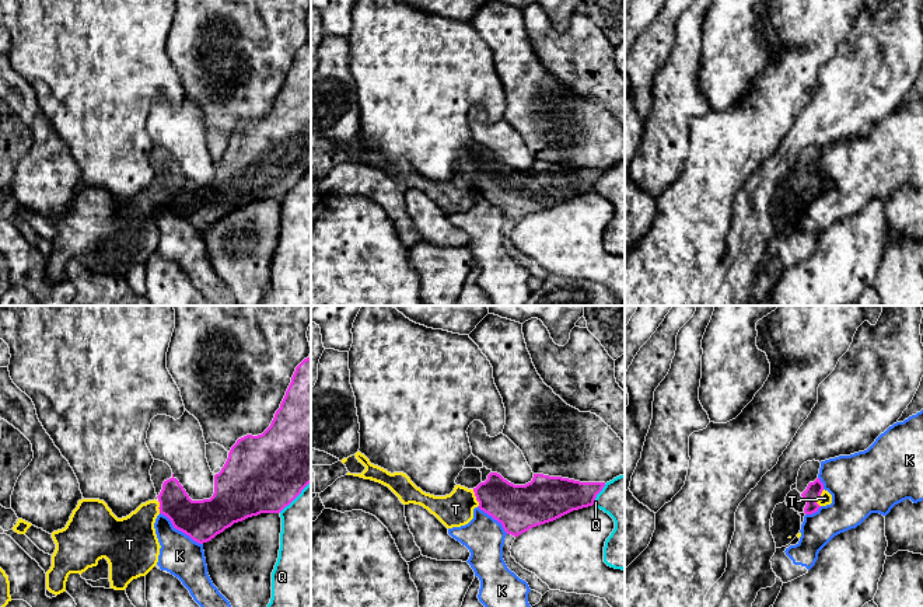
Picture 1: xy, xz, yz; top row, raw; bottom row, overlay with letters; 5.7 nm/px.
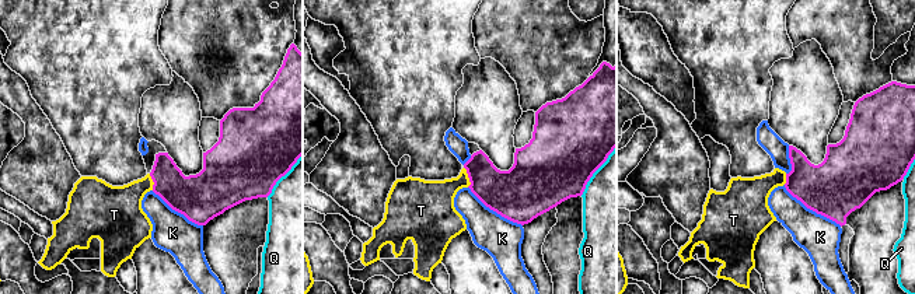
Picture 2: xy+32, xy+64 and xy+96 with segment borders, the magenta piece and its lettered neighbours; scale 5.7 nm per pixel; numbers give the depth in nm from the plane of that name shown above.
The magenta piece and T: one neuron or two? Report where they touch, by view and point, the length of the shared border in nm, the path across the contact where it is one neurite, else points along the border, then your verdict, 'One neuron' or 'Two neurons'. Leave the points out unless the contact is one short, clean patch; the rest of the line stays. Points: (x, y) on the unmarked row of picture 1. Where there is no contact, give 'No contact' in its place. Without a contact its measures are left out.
Touches magenta at yz (820, 182). Shared border 110 nm. Path across: yz (814, 175), (820, 182), (825, 184). One neuron

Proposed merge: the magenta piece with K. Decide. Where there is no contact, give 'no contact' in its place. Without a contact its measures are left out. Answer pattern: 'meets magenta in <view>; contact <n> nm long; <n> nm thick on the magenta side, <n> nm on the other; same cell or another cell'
meets magenta in xy; contact 320 nm long; 240 nm thick on the magenta side, 240 nm on the other; another cell

